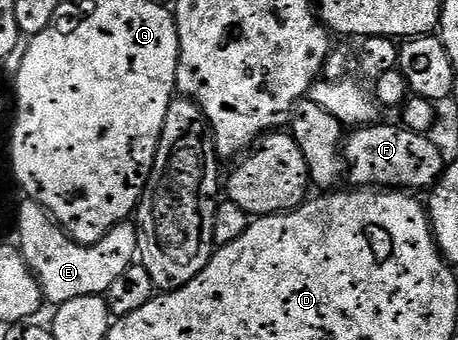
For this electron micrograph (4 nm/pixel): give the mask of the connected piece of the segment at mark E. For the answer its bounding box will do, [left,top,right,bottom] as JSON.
[16,200,138,304]

